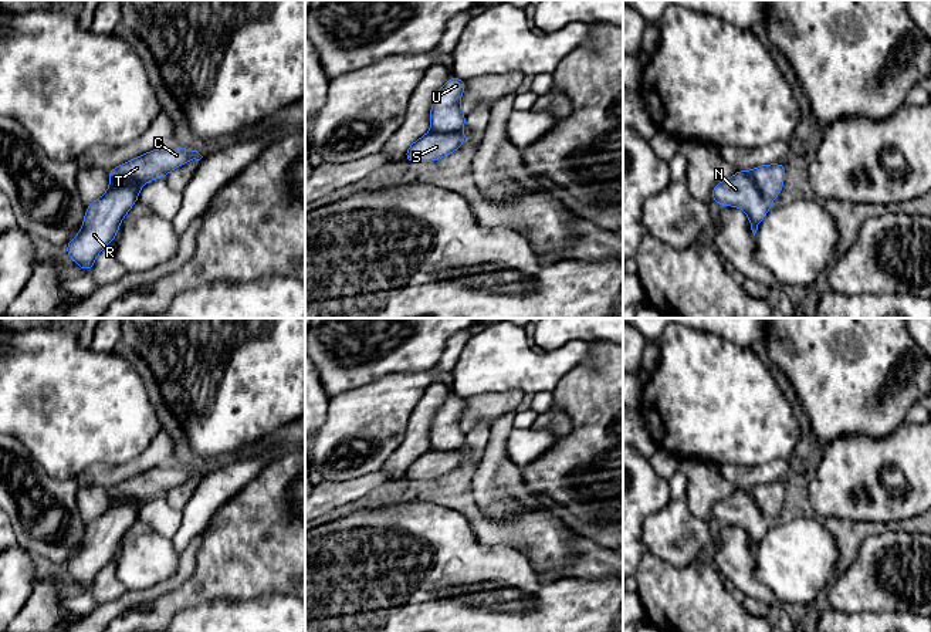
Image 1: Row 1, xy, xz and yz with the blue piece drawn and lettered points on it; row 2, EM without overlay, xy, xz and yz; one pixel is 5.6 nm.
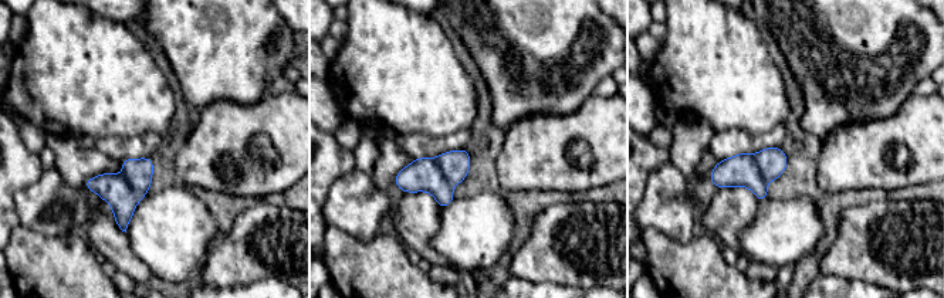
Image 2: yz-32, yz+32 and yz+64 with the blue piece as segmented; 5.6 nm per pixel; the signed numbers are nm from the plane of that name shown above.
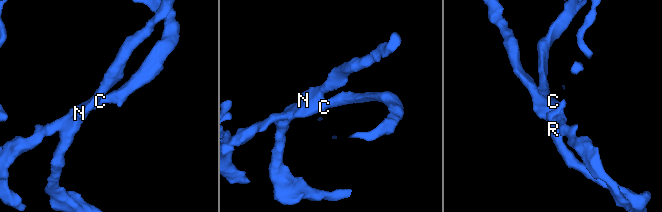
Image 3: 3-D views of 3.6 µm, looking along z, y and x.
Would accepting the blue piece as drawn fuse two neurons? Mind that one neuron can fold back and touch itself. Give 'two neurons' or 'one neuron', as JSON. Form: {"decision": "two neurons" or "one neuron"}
{"decision": "one neuron"}

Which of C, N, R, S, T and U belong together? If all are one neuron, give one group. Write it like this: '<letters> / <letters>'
C N R S T U

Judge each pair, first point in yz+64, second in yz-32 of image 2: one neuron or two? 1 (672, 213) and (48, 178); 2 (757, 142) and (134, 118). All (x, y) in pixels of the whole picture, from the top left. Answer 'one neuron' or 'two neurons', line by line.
1: one neuron
2: two neurons

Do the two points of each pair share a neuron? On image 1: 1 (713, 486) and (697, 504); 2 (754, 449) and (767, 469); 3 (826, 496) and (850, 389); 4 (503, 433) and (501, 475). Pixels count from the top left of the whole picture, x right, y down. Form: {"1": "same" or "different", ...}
{"1": "same", "2": "different", "3": "different", "4": "same"}

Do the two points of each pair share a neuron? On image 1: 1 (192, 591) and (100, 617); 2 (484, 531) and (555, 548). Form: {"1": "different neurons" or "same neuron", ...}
{"1": "different neurons", "2": "same neuron"}

